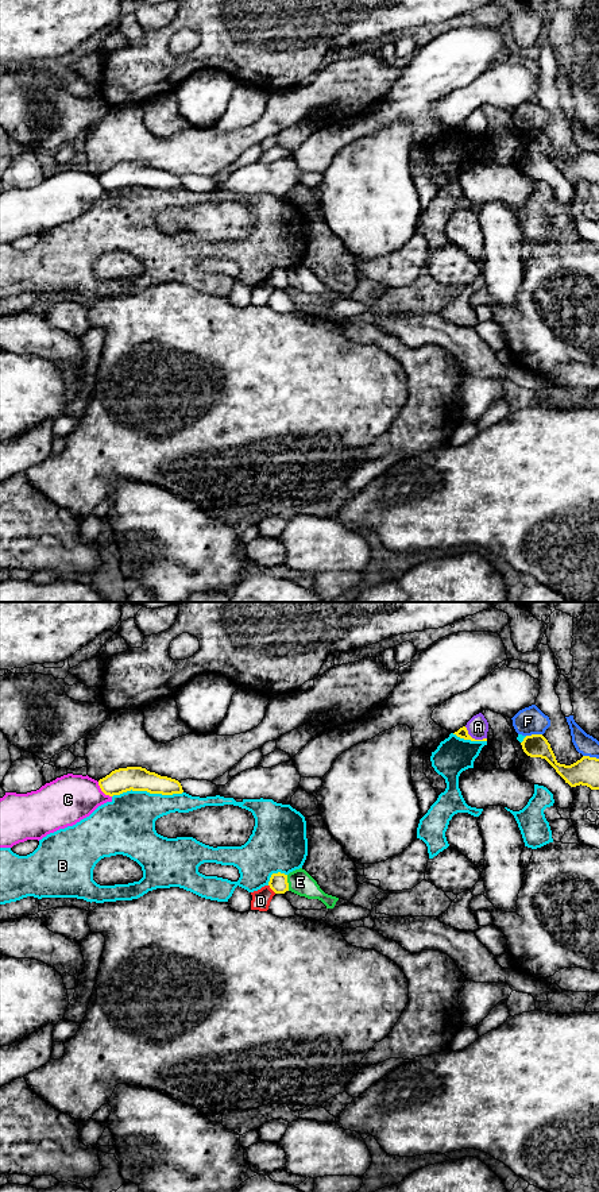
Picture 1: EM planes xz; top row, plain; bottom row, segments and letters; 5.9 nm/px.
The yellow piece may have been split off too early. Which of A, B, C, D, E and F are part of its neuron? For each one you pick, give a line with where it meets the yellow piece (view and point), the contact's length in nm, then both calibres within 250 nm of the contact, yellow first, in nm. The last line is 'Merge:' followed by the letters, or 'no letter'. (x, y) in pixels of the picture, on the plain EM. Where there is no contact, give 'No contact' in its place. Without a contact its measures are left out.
Merge: no letter

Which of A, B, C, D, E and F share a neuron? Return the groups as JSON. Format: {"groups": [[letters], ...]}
{"groups": [["A"], ["B"], ["C"], ["D"], ["E"], ["F"]]}

